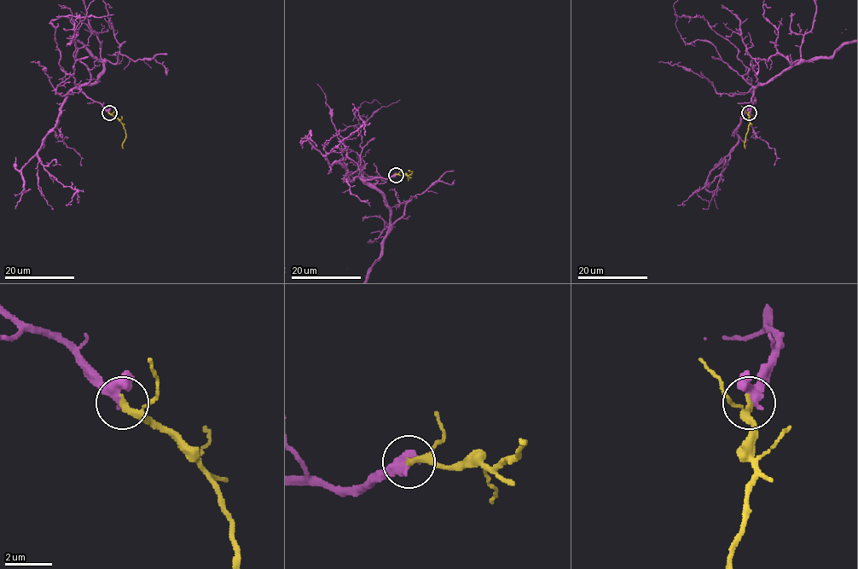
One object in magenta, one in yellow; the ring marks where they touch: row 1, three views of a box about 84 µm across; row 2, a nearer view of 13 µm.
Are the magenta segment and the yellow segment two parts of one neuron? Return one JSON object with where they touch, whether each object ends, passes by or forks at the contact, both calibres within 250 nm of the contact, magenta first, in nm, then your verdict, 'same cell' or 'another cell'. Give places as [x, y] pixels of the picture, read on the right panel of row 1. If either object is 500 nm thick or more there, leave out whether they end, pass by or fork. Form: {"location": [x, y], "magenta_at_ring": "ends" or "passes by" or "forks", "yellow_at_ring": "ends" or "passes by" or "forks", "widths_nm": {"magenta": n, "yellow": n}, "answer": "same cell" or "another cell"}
{"location": [749, 113], "magenta_at_ring": "passes by", "yellow_at_ring": "passes by", "widths_nm": {"magenta": 320, "yellow": 220}, "answer": "same cell"}

